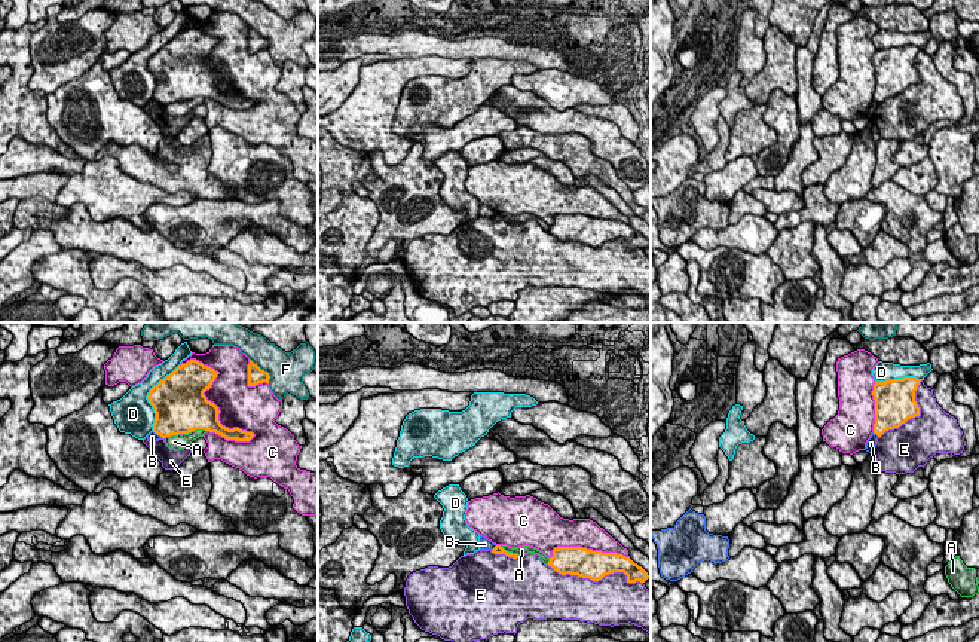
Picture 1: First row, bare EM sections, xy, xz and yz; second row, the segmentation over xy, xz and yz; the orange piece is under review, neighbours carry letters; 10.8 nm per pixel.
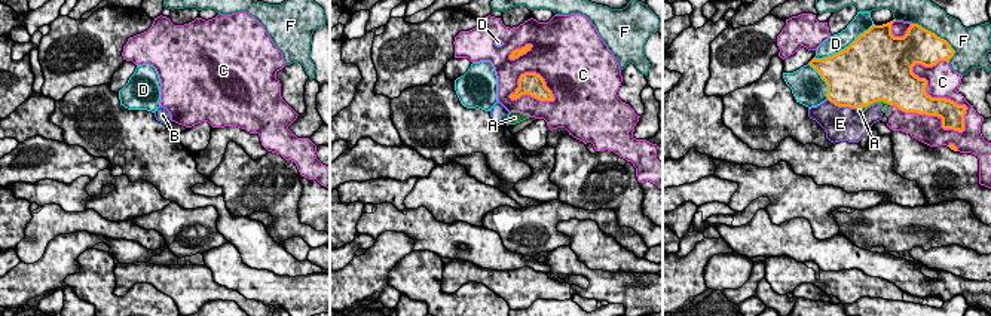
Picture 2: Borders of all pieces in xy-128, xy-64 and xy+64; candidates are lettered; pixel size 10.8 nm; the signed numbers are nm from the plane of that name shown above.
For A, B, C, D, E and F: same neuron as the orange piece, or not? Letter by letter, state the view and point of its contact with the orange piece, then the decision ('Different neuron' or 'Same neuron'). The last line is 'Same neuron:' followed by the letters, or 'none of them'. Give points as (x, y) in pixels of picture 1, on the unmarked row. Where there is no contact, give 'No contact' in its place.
A: Touches orange at xy (193, 97). Different neuron
B: Touches orange at yz (875, 100). Different neuron
C: Touches orange at xy (210, 69). Different neuron
D: Touches orange at xy (147, 63). Different neuron
E: Touches orange at xz (596, 247). Different neuron
F: Touches orange at xy (263, 37). Different neuron
Same neuron: none of them

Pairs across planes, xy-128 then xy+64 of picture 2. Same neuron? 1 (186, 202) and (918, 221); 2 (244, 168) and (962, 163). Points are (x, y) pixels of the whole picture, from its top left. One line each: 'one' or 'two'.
1: two
2: one

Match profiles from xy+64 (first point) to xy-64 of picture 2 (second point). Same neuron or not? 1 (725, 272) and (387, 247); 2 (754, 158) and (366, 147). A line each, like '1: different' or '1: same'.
1: different
2: different

